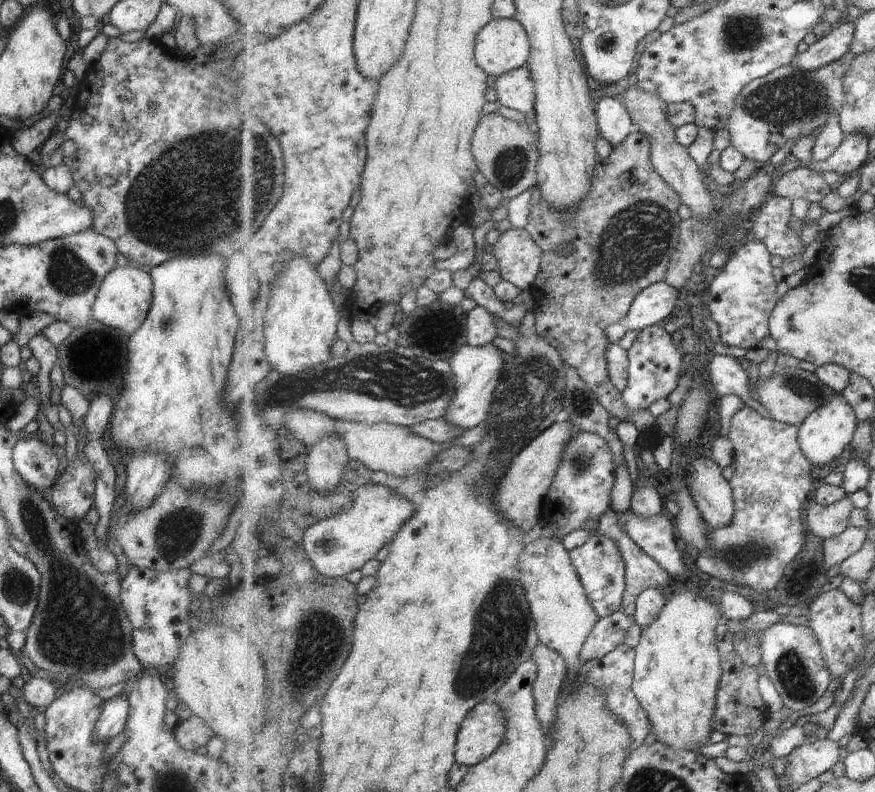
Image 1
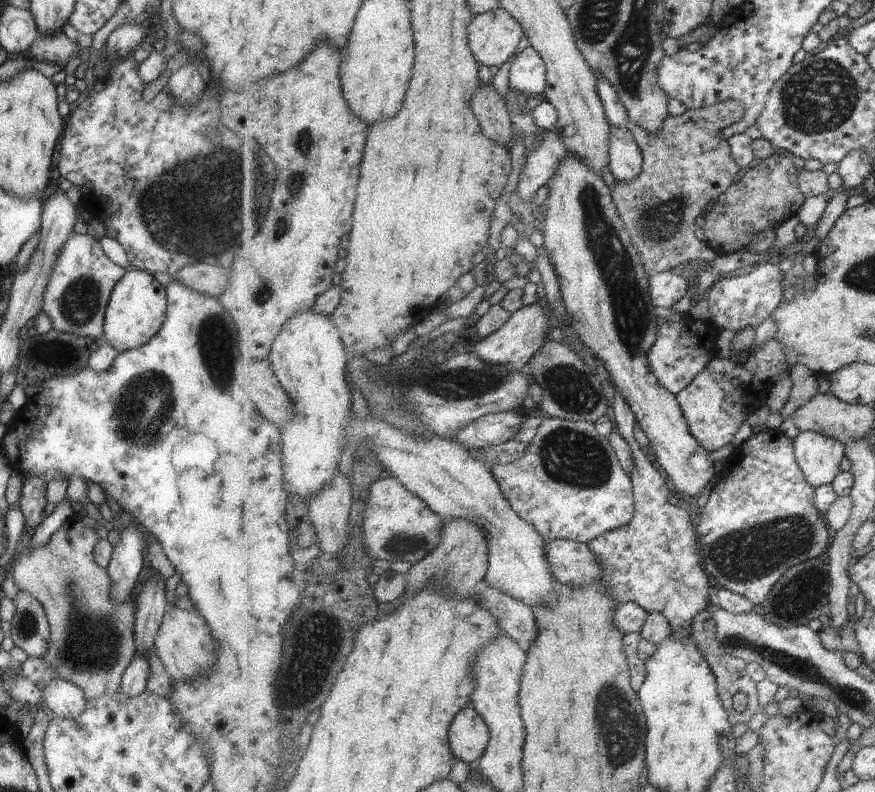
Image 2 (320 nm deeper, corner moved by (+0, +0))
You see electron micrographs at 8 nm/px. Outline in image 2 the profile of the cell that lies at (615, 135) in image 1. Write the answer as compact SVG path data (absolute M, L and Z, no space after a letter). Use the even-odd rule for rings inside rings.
M612 126L610 164L617 183L631 182L642 173L644 156L628 128Z

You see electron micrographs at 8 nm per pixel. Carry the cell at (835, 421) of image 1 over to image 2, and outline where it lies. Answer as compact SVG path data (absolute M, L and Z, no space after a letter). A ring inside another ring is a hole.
M805 431L794 439L794 444L797 464L800 464L805 478L815 488L832 484L837 476L842 473L841 460L846 456L846 448L842 442L815 431Z

